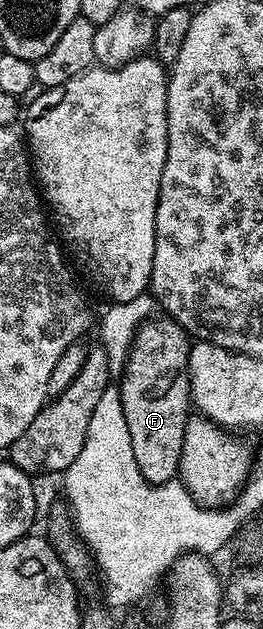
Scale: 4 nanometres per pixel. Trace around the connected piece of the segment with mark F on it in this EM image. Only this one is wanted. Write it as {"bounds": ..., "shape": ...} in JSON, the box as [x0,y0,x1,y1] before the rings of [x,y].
{"bounds":[117,315,192,485],"shape":[[[166,315],[152,316],[136,330],[128,351],[127,365],[117,381],[121,407],[125,407],[125,424],[129,427],[129,439],[133,443],[133,459],[137,459],[137,471],[141,471],[150,485],[176,480],[179,472],[181,447],[185,443],[185,427],[189,420],[187,409],[192,408],[186,375],[187,355],[191,347],[189,334],[174,319]]]}

